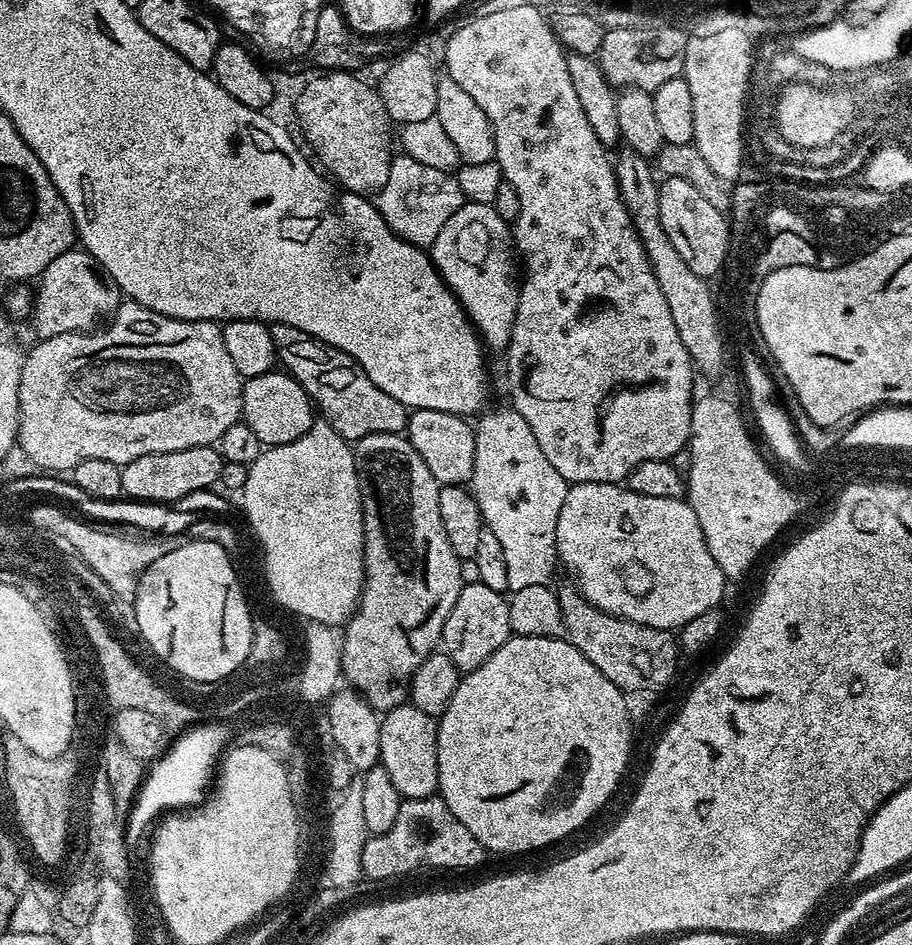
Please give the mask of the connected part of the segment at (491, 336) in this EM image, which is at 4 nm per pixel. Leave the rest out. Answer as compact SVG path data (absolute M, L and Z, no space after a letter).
M466 202L450 218L446 226L438 230L430 249L432 265L438 274L448 283L448 288L460 299L464 313L472 321L481 341L489 353L507 353L510 334L514 330L514 318L518 314L518 298L521 281L518 279L518 256L514 251L514 241L509 221L503 220L490 204L473 204Z

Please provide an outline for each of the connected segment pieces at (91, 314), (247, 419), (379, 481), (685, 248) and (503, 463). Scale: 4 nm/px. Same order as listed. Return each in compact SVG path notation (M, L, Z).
M83 250L58 254L58 258L54 258L54 262L50 262L50 266L46 266L46 270L38 277L36 286L30 321L40 340L58 338L58 334L87 332L103 312L111 313L114 308L113 289L106 283L90 253Z
M273 370L266 374L249 376L243 381L242 413L243 423L258 434L261 445L271 446L294 442L294 438L302 438L306 430L314 423L314 405L308 392L294 377L283 370Z
M396 433L368 435L362 440L355 441L354 462L356 473L360 483L362 494L362 522L364 523L364 586L360 589L360 600L356 604L356 611L348 617L343 625L342 639L340 640L340 671L345 681L349 680L351 687L359 692L368 703L377 710L396 708L399 704L405 703L408 682L411 680L414 670L422 666L422 662L431 654L437 651L440 644L440 635L446 626L446 618L450 618L450 610L454 610L454 602L458 602L458 594L465 582L460 573L461 560L454 554L450 547L450 541L446 539L446 530L442 530L442 514L438 514L438 494L442 485L430 474L426 462L414 450L414 446L407 440L407 437Z
M667 178L659 185L660 213L662 226L666 234L670 234L670 242L674 242L674 250L682 254L686 266L694 270L694 274L705 278L721 271L719 267L723 248L730 240L730 224L725 213L714 210L690 182L682 182L682 178Z
M511 406L488 411L481 411L474 424L476 445L470 491L478 502L484 527L494 534L494 538L498 538L504 551L508 587L512 592L517 592L522 590L522 586L548 584L556 568L558 570L556 527L570 485L562 478L562 474L558 474L558 470L554 470L554 466L550 466L546 454L542 454L542 446L538 446L538 438L534 438L534 430L530 430L530 422L526 422L522 414L518 414Z

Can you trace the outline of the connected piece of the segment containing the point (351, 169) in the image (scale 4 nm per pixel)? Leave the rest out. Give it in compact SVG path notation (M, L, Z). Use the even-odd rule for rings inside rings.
M331 72L323 82L315 84L314 90L306 93L301 117L310 137L310 146L315 146L318 154L323 157L324 167L341 180L347 192L357 192L366 197L380 193L382 186L386 186L386 178L390 178L394 155L394 124L388 118L388 111L379 91L367 79L350 72Z

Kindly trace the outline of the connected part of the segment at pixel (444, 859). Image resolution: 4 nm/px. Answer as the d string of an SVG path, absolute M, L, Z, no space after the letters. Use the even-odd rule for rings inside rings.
M439 795L413 800L401 799L398 818L386 834L369 835L362 846L361 873L372 880L392 880L419 868L476 868L486 857L478 838L450 814L450 806Z

